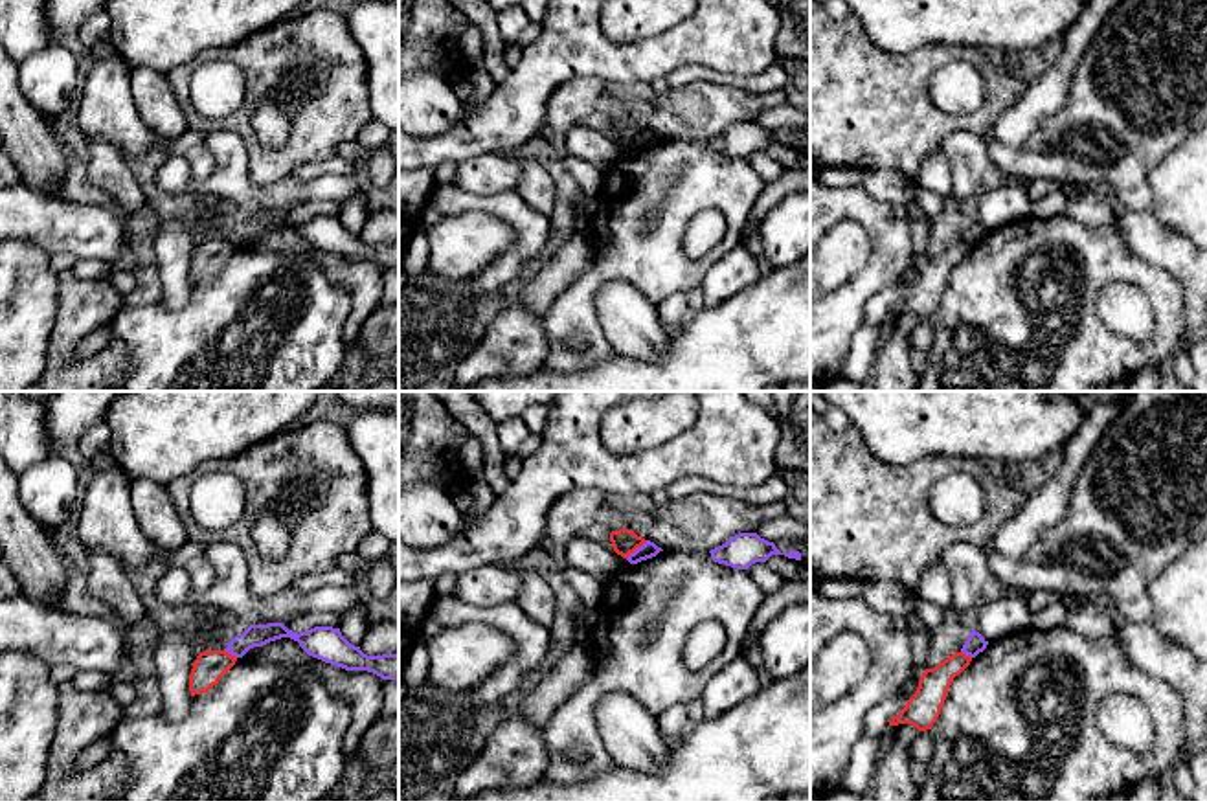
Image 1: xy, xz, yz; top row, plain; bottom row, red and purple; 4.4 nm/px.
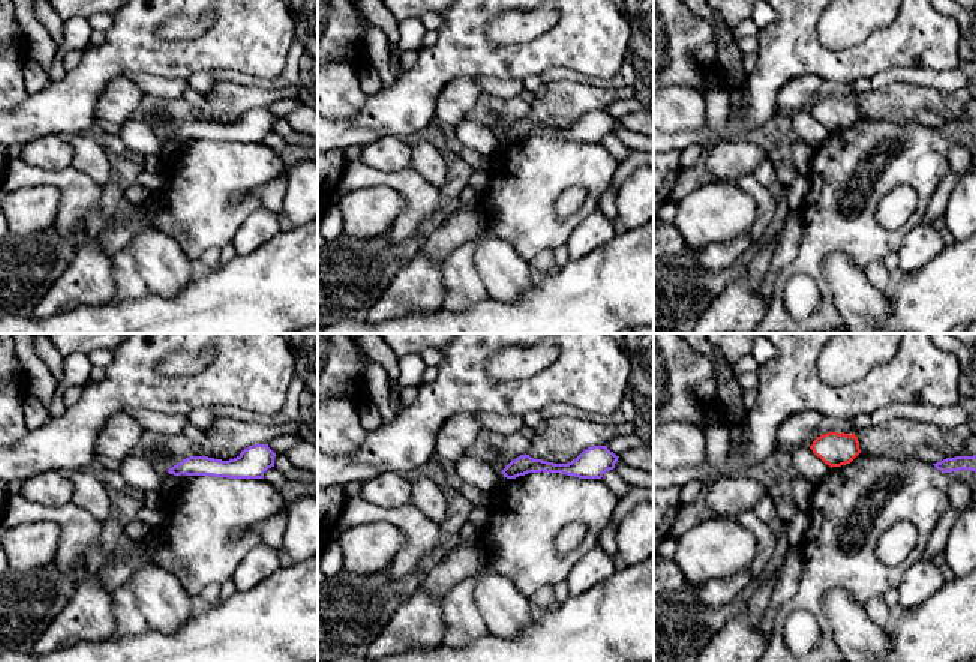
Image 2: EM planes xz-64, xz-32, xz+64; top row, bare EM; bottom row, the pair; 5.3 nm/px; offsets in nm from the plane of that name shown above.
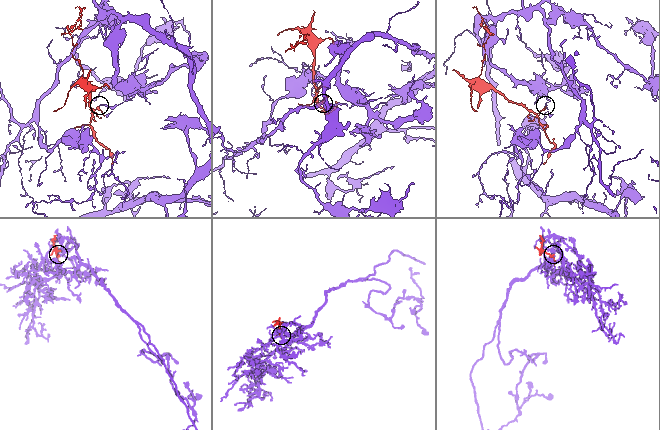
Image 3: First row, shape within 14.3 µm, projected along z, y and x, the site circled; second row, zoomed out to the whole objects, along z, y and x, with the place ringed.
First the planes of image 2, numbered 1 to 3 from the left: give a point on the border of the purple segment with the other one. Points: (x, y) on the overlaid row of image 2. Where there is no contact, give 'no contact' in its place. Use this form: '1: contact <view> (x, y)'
1: no contact
2: no contact
3: no contact

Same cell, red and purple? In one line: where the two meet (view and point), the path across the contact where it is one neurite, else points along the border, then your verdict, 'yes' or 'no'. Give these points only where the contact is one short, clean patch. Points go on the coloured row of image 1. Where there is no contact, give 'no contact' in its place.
contact xz (636, 548); border xz (647, 541), (627, 559); no

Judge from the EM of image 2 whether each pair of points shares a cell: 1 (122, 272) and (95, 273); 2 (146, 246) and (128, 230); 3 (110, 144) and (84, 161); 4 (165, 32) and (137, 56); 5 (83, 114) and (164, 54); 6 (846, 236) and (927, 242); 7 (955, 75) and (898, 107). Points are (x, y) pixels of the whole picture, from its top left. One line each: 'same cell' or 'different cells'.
1: different cells
2: different cells
3: same cell
4: different cells
5: same cell
6: different cells
7: different cells

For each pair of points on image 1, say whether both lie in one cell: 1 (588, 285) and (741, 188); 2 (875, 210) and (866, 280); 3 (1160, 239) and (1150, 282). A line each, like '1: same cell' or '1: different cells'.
1: same cell
2: same cell
3: different cells

